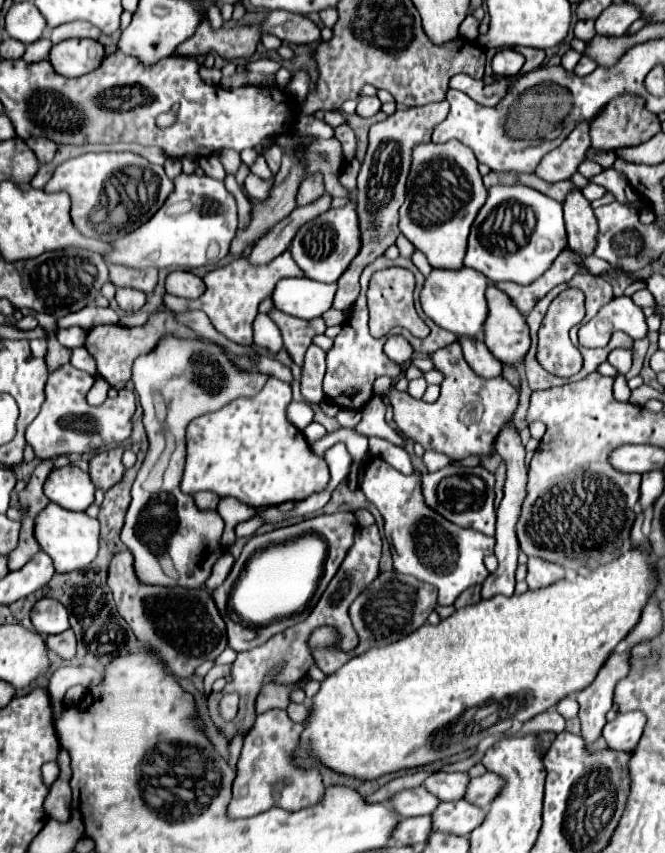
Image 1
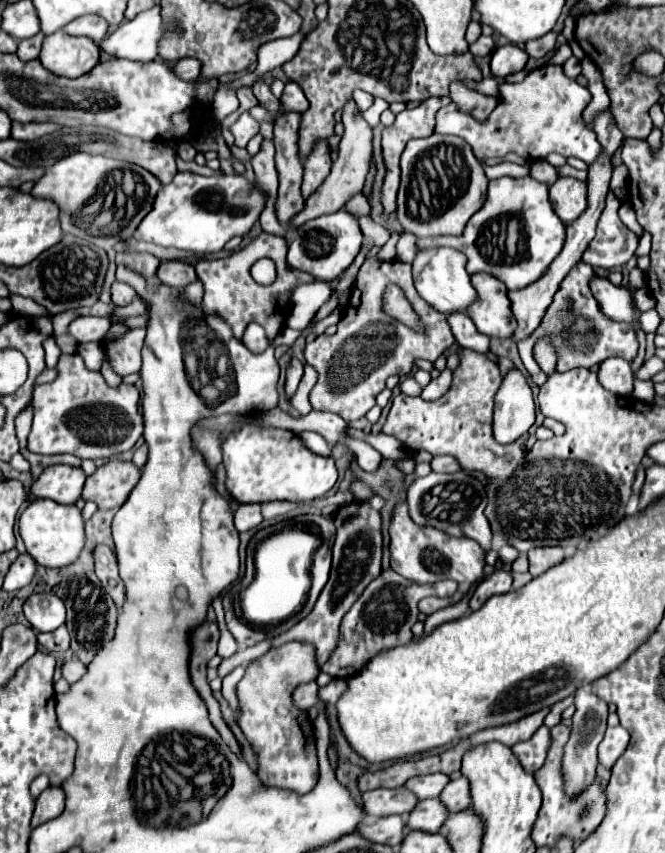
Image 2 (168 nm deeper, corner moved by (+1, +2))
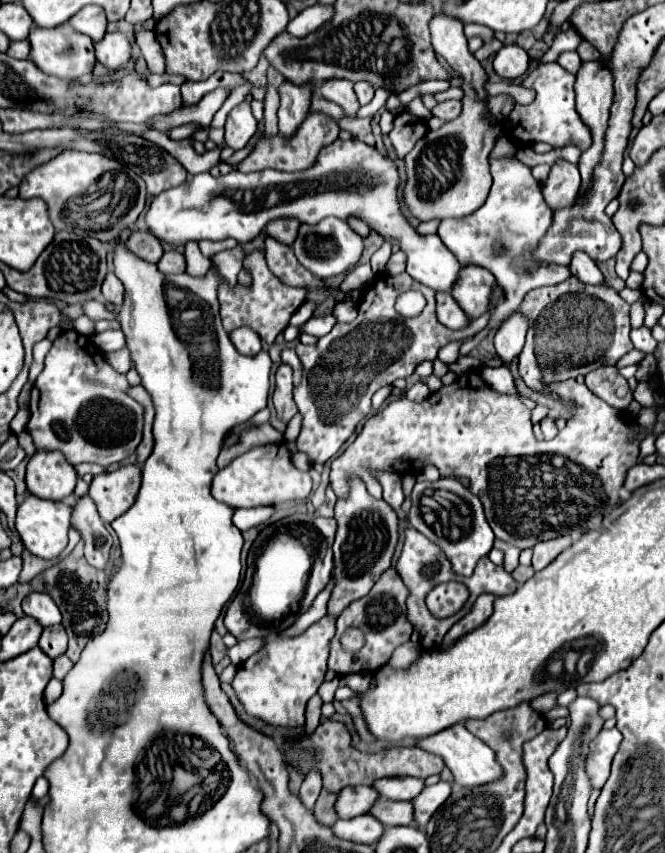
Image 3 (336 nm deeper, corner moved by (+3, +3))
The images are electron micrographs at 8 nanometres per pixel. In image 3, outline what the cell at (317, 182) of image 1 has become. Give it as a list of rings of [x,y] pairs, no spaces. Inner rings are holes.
[[[308,112],[300,128],[292,136],[266,136],[266,134],[256,134],[256,142],[250,150],[250,154],[238,164],[240,172],[252,172],[252,170],[264,170],[264,168],[274,168],[274,170],[284,170],[284,172],[296,172],[310,168],[316,162],[316,156],[322,146],[332,144],[340,134],[340,126],[334,118],[322,114],[322,112]]]

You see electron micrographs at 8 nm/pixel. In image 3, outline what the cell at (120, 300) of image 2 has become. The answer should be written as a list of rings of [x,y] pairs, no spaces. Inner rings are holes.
[[[110,272],[106,274],[104,278],[104,284],[102,284],[102,296],[106,302],[112,302],[116,308],[122,306],[122,300],[124,300],[124,288],[122,288],[122,282]]]

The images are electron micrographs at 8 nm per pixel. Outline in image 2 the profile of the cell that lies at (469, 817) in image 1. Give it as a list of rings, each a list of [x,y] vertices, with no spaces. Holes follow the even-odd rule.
[[[426,799],[416,805],[416,809],[408,815],[406,823],[410,829],[420,829],[428,833],[438,833],[442,825],[446,823],[446,817],[450,817],[446,805],[438,799]]]

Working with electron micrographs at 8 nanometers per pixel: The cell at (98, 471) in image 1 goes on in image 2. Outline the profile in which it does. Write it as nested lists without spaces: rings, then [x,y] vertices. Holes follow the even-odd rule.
[[[108,461],[86,479],[82,499],[94,501],[98,509],[120,507],[138,479],[140,471],[130,461]]]

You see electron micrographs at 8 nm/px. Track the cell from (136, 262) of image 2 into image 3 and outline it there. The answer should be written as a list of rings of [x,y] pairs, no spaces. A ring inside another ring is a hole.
[[[132,230],[126,246],[140,258],[148,260],[148,262],[158,262],[162,256],[162,244],[160,240],[156,240],[156,236],[152,236],[152,232],[146,230]]]

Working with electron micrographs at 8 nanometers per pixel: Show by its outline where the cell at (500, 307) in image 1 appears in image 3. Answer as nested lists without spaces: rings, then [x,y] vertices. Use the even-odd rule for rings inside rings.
[[[474,264],[462,266],[460,280],[456,280],[456,288],[452,288],[452,296],[460,304],[460,308],[466,312],[468,318],[478,318],[484,312],[488,312],[488,296],[494,286],[494,276]]]

